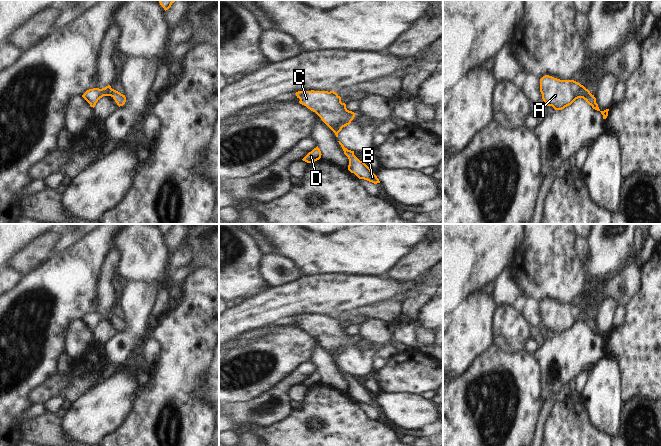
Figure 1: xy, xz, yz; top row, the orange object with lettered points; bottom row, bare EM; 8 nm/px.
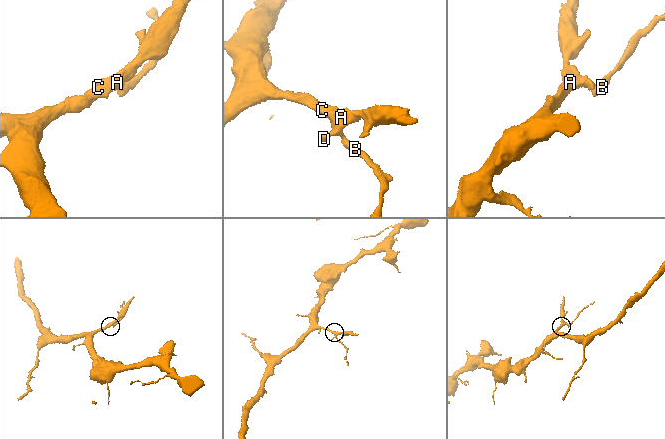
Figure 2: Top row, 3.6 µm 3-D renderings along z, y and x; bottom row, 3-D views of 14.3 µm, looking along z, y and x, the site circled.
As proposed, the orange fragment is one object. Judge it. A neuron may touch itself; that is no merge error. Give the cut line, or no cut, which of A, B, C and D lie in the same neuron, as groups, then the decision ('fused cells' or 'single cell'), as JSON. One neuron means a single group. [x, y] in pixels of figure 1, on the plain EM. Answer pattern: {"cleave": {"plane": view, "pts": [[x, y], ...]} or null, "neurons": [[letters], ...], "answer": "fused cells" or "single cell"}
{"cleave": null, "neurons": [["A", "B", "C", "D"]], "answer": "single cell"}

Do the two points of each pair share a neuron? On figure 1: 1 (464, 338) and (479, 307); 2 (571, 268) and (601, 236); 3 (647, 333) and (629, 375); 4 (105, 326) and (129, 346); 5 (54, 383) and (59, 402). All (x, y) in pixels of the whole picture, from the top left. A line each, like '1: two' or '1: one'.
1: one
2: two
3: one
4: two
5: two

